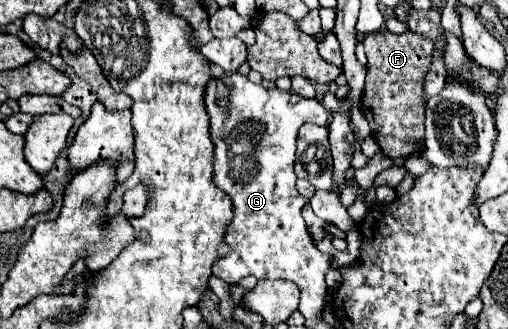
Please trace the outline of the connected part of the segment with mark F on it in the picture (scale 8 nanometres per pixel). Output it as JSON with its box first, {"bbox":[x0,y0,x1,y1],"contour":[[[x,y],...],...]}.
{"bbox":[361,30,433,158],"contour":[[[377,30],[367,34],[365,40],[367,54],[367,82],[361,100],[361,112],[367,118],[373,138],[381,146],[381,152],[389,158],[407,158],[411,154],[419,154],[423,150],[423,122],[425,122],[425,106],[423,106],[423,78],[433,60],[433,42],[421,34],[407,31],[402,34]]]}

